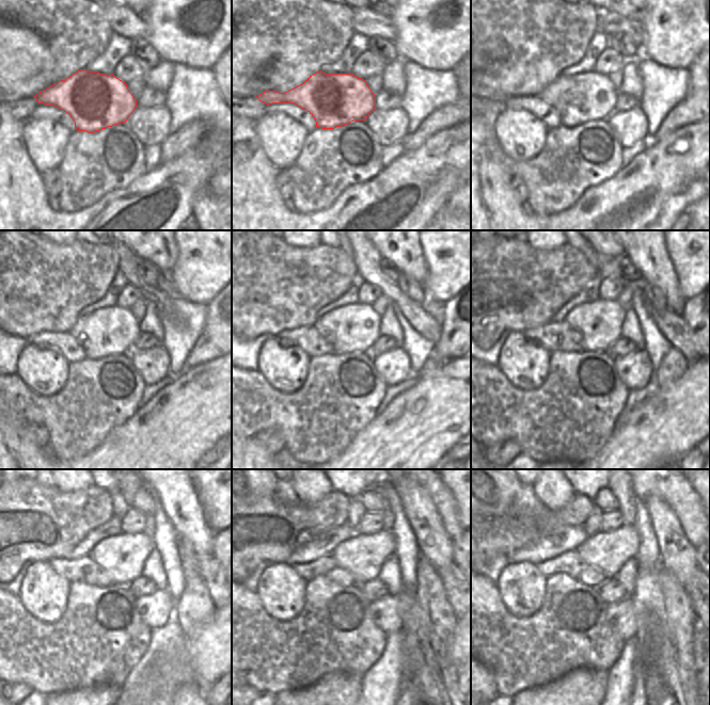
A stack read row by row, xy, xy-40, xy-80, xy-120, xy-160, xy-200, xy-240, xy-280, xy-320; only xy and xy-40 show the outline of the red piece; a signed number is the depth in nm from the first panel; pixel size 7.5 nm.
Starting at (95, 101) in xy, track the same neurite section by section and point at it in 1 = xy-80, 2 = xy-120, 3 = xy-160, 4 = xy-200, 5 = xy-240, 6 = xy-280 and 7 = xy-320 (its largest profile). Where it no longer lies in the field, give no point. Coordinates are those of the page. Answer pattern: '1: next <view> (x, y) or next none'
1: next xy-80 (589, 96)
2: next xy-120 (112, 331)
3: next xy-160 (354, 327)
4: next xy-200 (599, 322)
5: next xy-240 (123, 557)
6: next xy-280 (363, 556)
7: next xy-320 (608, 551)

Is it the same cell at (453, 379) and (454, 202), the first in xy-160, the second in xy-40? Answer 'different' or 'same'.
different

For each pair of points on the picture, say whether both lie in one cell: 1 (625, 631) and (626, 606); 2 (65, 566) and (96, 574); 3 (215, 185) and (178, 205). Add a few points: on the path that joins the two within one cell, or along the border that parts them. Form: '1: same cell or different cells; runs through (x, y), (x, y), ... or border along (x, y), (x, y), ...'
1: same cell; runs through (625, 625), (625, 612)
2: same cell; runs through (73, 566), (90, 566)
3: different cells; border along (220, 166), (206, 186)

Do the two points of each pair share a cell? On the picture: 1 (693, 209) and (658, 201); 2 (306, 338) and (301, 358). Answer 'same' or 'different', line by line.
1: different
2: different

